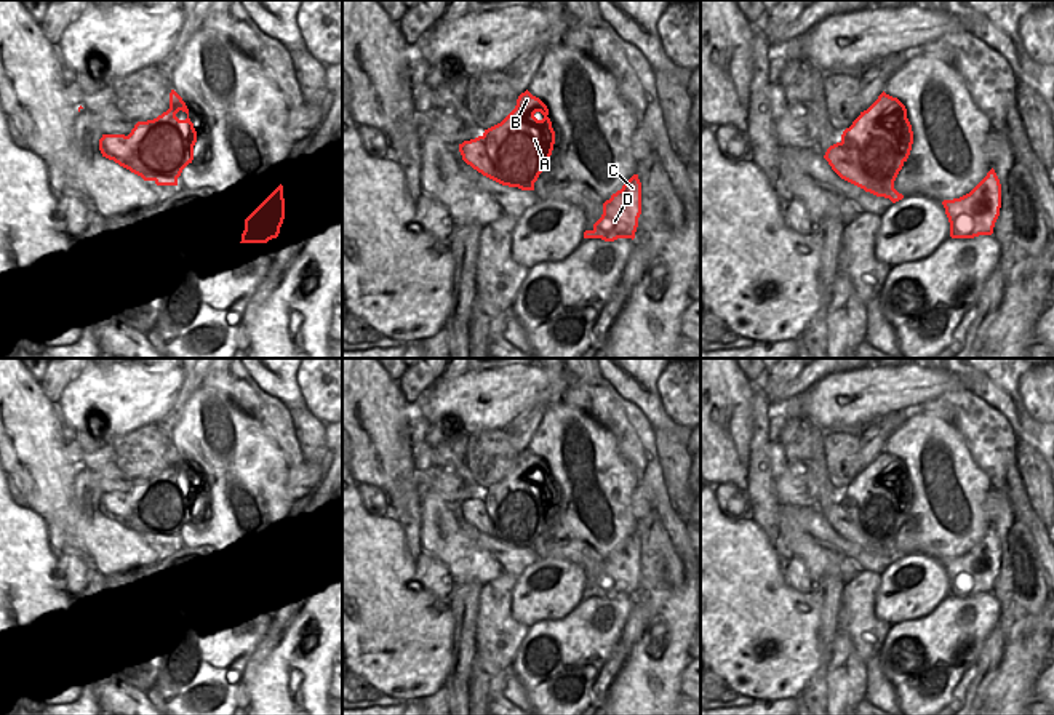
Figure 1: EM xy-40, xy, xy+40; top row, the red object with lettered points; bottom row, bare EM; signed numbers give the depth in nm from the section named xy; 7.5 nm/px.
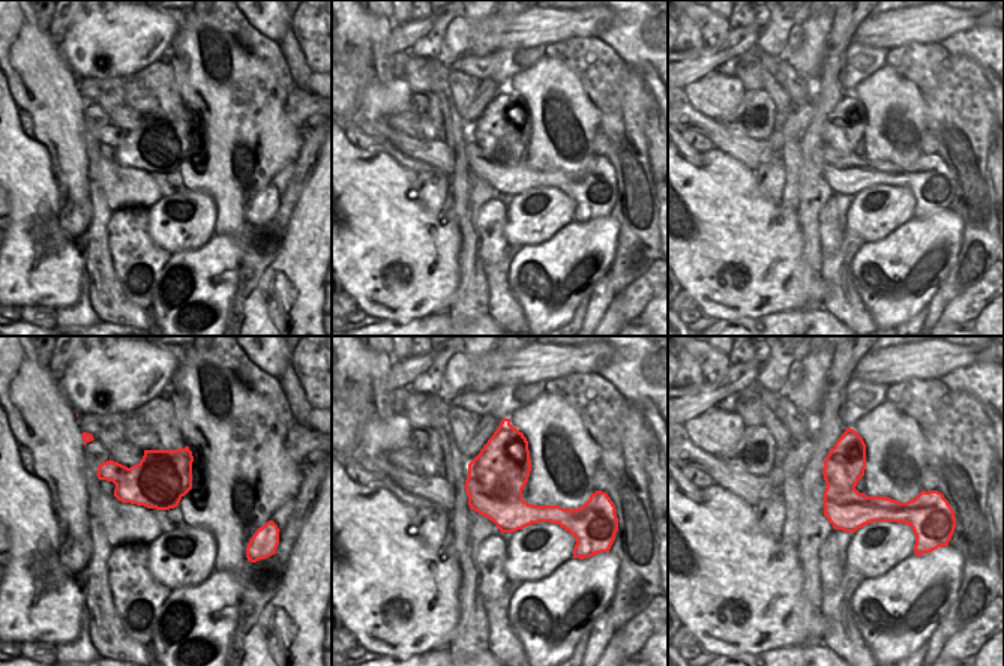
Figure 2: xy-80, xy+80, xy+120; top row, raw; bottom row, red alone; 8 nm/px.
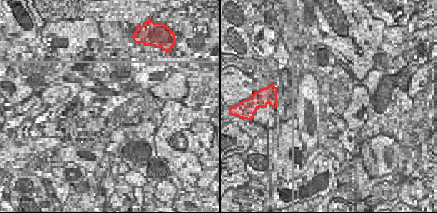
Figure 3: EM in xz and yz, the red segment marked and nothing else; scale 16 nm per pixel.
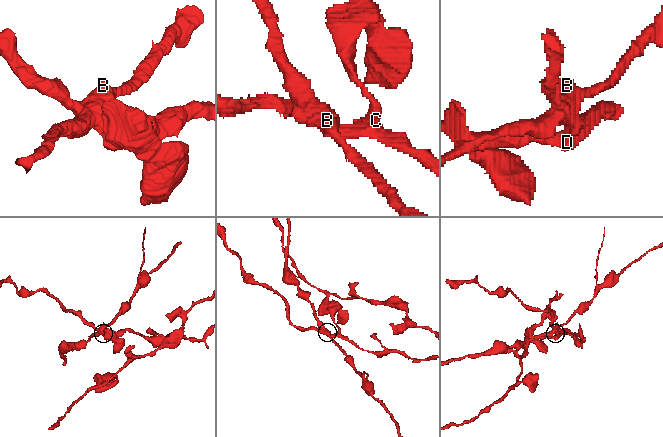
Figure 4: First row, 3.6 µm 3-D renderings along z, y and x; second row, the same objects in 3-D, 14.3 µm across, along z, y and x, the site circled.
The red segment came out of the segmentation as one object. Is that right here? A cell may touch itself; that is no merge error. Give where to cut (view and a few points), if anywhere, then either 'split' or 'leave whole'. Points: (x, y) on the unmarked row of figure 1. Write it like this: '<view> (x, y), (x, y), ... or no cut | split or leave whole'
xy (482, 495), (499, 536), (534, 539) | split

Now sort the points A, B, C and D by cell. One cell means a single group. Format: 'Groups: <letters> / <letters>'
Groups: A B / C D.

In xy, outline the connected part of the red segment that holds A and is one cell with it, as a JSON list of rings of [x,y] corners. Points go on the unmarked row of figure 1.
[[[526,448],[501,481],[485,488],[485,504],[499,537],[537,539],[555,502],[547,473],[547,464]]]

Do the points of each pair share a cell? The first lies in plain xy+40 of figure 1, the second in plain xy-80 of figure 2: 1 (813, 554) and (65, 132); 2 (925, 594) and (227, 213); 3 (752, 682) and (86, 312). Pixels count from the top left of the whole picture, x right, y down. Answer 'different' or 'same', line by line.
1: different
2: different
3: different

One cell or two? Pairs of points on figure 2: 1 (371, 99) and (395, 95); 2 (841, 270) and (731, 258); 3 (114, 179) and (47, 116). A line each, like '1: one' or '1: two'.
1: one
2: two
3: two

